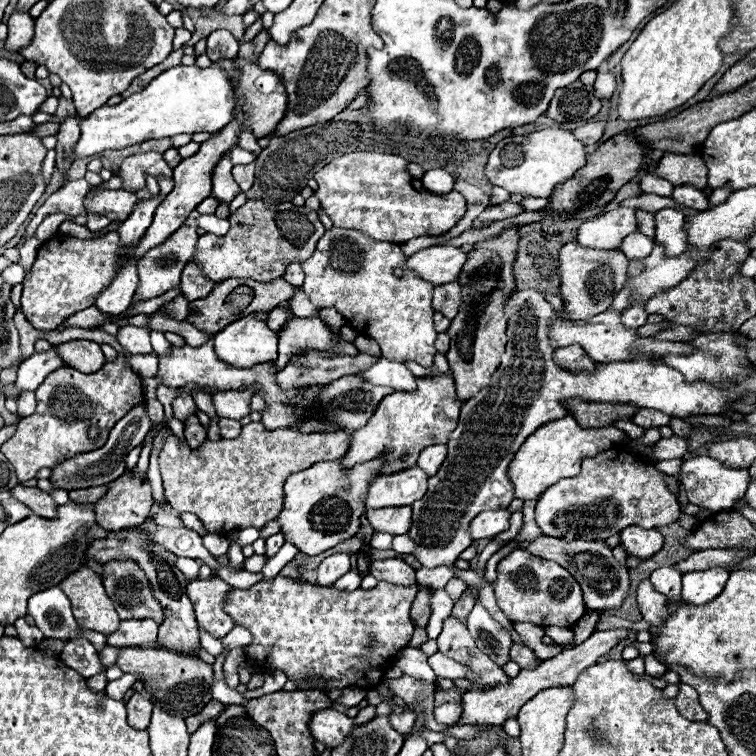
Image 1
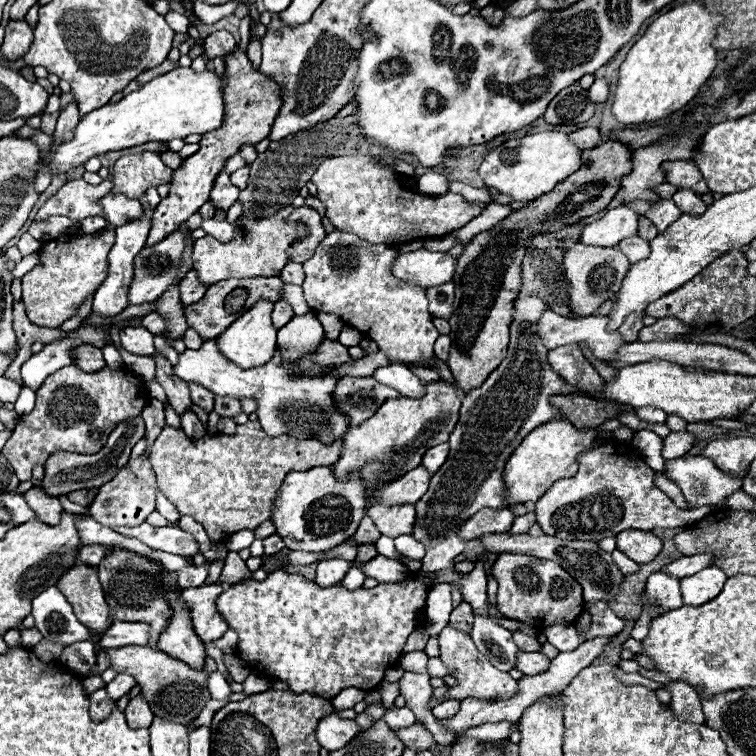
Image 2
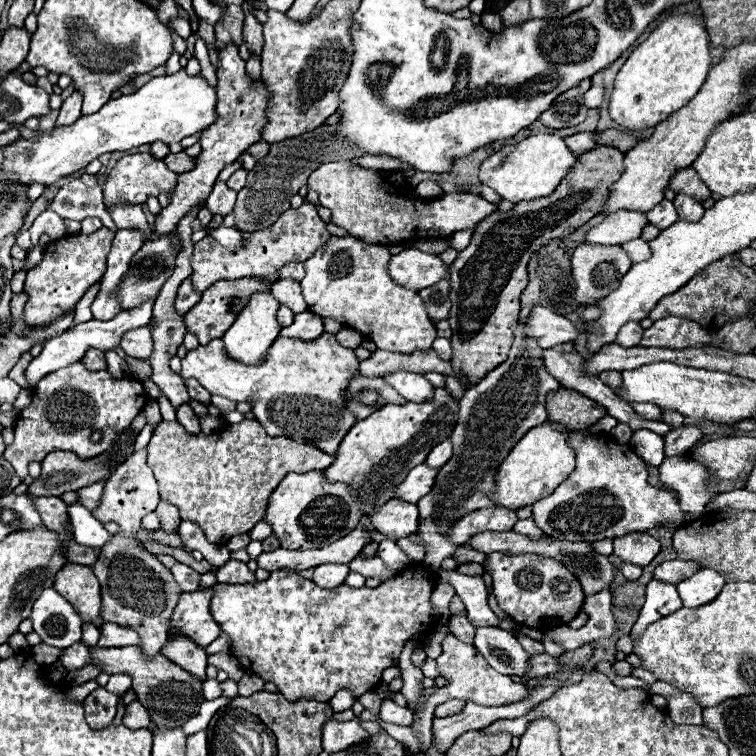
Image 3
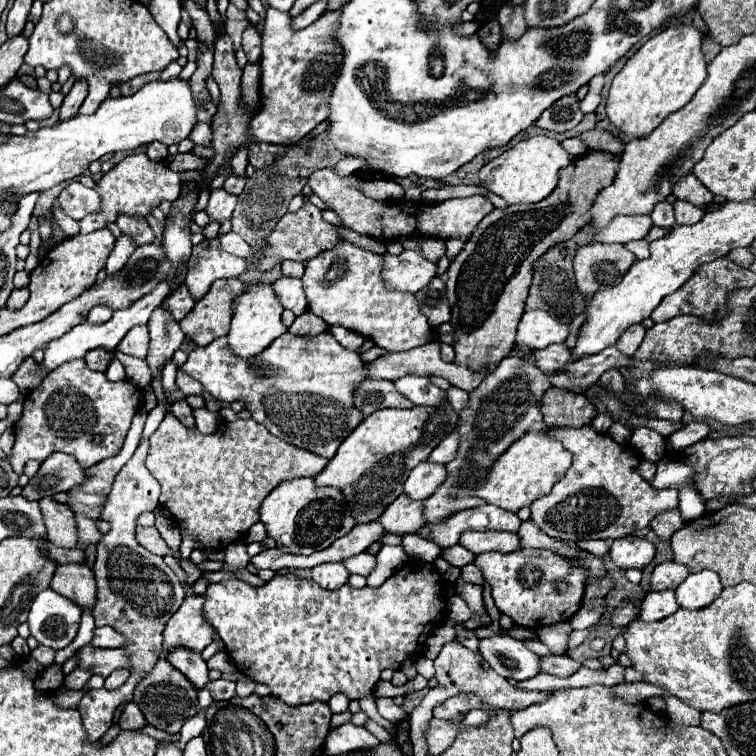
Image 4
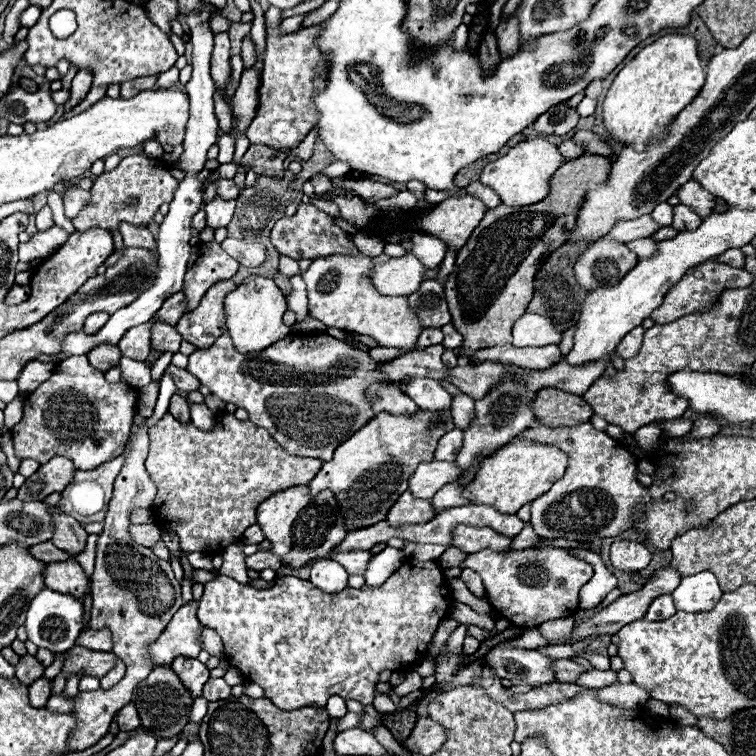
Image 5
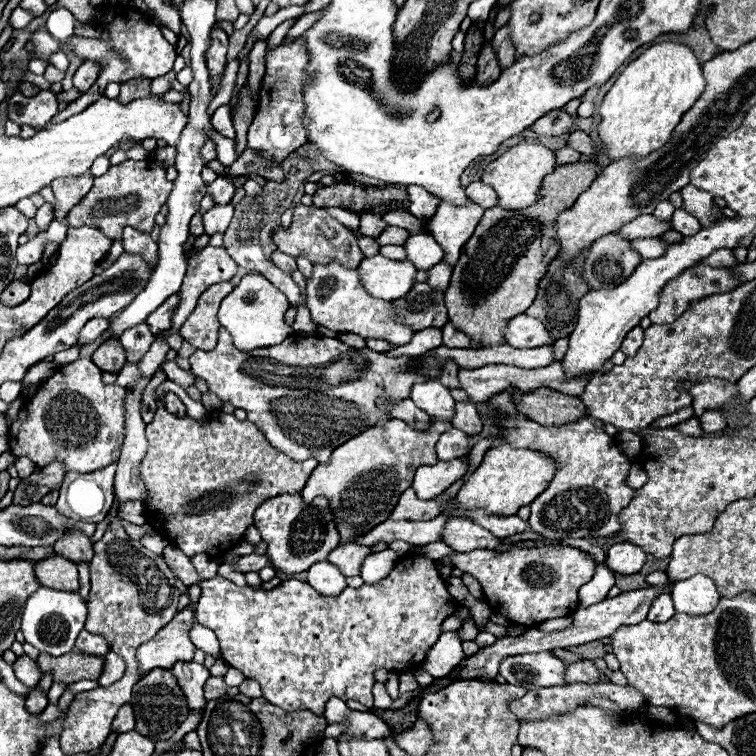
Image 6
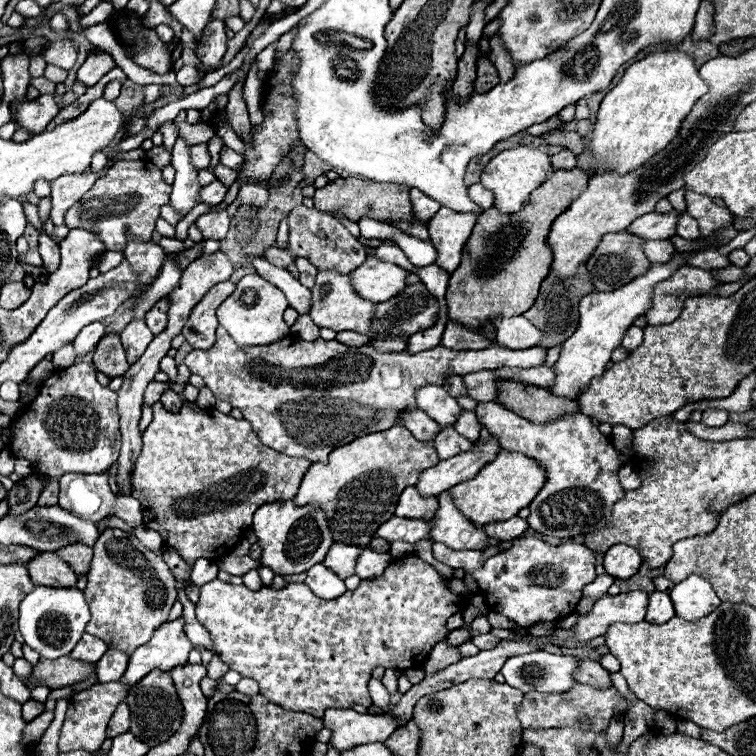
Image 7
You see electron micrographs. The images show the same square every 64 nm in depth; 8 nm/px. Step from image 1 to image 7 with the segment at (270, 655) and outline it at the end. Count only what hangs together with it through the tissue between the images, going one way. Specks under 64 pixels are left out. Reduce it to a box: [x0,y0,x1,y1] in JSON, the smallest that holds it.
[196,556,466,718]

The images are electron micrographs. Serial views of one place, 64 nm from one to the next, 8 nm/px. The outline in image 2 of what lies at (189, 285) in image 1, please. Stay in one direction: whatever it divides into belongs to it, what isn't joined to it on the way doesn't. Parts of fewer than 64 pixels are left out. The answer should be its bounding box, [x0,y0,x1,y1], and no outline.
[180,270,206,306]

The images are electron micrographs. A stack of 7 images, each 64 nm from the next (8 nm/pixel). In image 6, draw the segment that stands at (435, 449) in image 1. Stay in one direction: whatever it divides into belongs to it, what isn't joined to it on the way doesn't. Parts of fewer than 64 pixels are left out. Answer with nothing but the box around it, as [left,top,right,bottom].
[436,428,470,460]

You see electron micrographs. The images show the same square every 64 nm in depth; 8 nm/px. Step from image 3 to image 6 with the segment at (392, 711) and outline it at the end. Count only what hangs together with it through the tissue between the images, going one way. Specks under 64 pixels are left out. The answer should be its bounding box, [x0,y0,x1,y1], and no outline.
[372,682,392,710]

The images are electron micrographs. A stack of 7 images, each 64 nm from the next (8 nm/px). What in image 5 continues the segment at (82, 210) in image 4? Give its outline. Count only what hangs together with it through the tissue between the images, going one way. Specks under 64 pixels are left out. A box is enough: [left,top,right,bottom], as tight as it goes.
[64,188,90,218]

